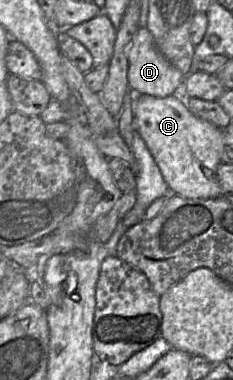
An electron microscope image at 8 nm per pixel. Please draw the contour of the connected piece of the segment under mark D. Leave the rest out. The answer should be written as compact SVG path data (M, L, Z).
M147 27L134 35L128 62L129 88L137 95L164 98L181 93L185 75L158 51Z

